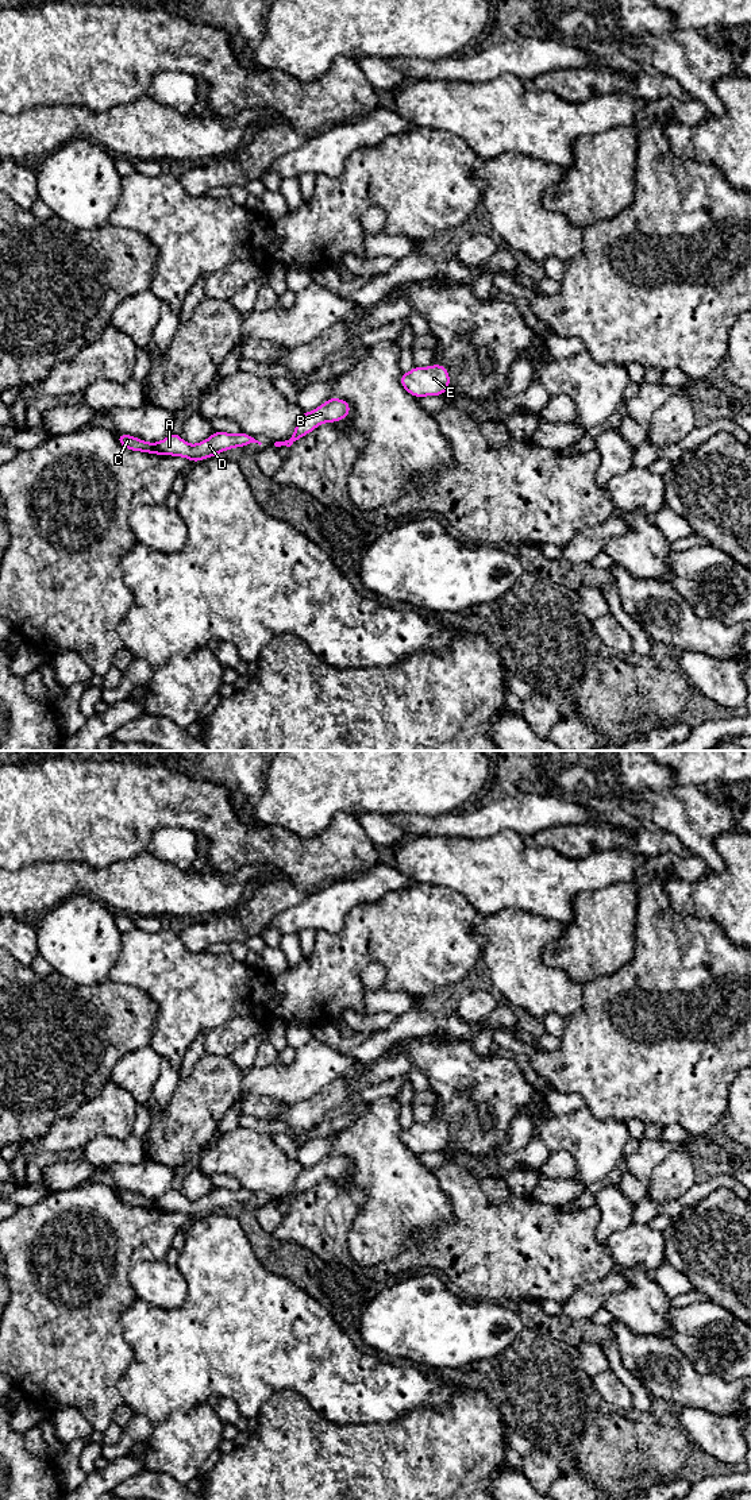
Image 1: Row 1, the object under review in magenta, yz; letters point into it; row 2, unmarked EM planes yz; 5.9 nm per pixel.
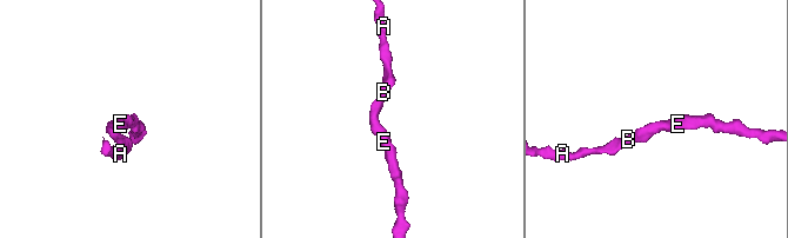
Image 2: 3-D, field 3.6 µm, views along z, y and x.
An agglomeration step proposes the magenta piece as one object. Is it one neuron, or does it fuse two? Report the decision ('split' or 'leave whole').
leave whole

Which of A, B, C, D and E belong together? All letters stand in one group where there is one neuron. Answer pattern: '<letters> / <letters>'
A B C D E

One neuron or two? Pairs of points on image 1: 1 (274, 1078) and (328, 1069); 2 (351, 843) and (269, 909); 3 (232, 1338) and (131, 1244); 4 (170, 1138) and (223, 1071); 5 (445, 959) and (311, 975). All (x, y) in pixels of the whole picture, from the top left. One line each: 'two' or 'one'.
1: one
2: two
3: two
4: one
5: one

